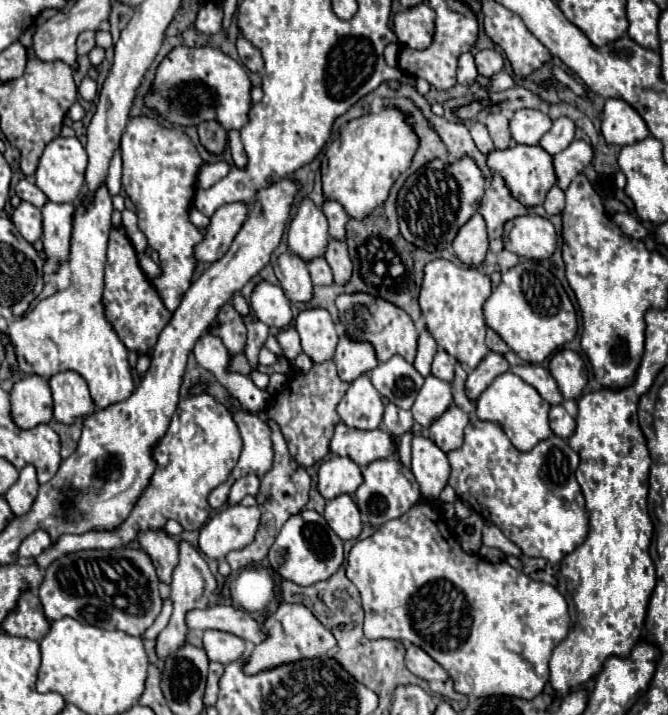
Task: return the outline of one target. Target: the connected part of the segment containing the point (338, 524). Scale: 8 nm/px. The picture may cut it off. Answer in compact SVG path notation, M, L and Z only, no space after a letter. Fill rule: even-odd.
M341 494L327 502L325 520L335 530L341 540L353 540L361 534L361 514L359 508L349 494Z

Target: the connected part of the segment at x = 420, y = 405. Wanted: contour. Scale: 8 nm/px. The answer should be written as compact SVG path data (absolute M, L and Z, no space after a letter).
M427 376L423 388L419 390L411 414L415 422L429 428L449 406L453 404L453 390L449 382L443 382L435 376Z

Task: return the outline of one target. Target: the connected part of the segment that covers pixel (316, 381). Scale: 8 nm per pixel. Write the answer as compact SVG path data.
M327 360L323 364L313 364L309 374L293 374L287 382L287 388L275 392L267 410L259 414L261 420L277 422L293 460L303 468L309 468L329 454L329 440L333 436L335 426L341 422L335 408L339 400L345 396L347 388L349 384L337 376L333 360Z

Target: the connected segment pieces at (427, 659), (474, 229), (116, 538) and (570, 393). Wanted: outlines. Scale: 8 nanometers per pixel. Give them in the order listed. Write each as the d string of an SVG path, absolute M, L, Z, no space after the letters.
M407 644L405 664L407 664L407 670L411 670L415 676L419 676L427 682L431 682L431 680L447 682L447 678L449 678L449 674L427 652L423 652L419 646L413 646L413 644Z
M475 212L467 224L463 224L453 240L453 250L457 258L467 266L477 266L485 260L485 254L489 250L487 242L487 230L485 220L479 212Z
M209 394L179 400L169 430L153 448L155 472L127 520L123 520L115 530L91 530L85 534L59 536L59 540L55 540L45 552L41 552L41 556L35 556L33 562L41 570L45 570L57 556L69 552L121 548L133 542L137 538L137 532L161 530L171 518L189 532L199 530L211 516L211 506L207 502L209 492L229 478L239 454L241 436L231 412L223 404L217 404Z
M559 350L549 364L549 370L553 378L557 380L557 386L565 400L579 398L585 384L587 384L587 374L585 374L585 364L583 358L573 352L573 350Z

